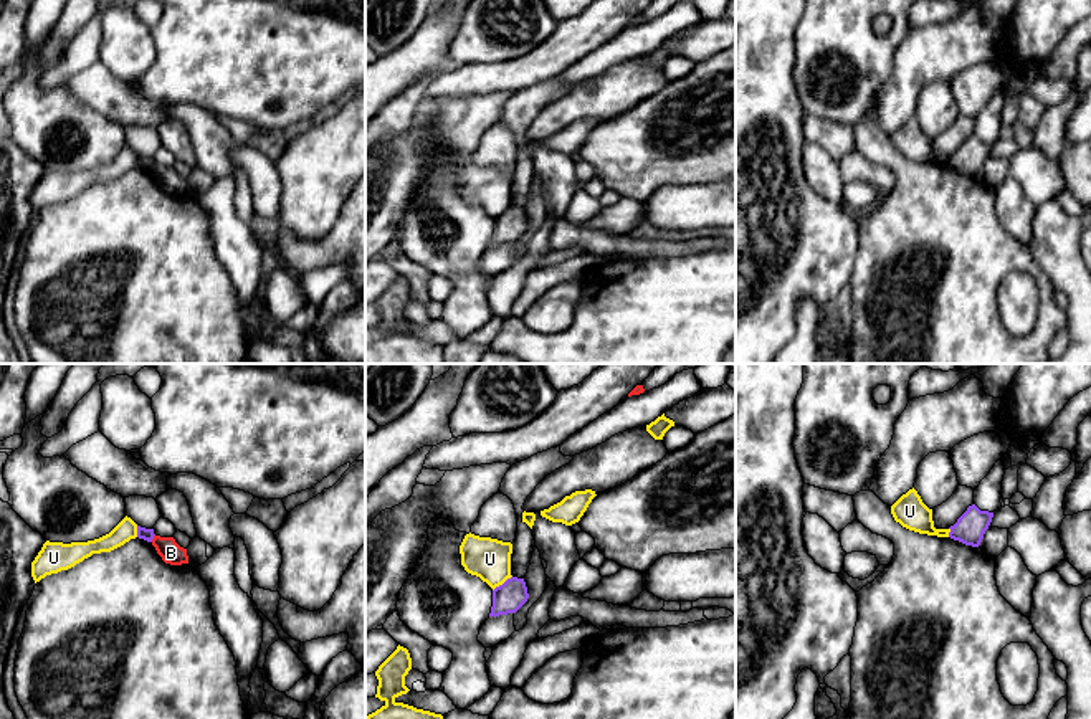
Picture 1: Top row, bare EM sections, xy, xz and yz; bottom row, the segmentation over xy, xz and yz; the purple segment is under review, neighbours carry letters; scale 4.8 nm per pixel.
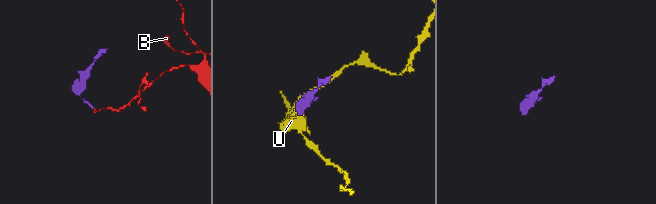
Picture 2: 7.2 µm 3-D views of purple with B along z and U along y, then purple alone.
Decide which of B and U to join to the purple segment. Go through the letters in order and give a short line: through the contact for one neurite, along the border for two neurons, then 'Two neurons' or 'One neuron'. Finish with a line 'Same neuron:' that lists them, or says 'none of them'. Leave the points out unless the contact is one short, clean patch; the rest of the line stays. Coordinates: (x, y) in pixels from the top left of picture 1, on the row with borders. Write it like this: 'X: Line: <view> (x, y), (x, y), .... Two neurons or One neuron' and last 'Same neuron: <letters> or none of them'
B: Line: xy (154, 534), (151, 541). Two neurons
U: Line: xz (511, 576), (493, 590). Two neurons
Same neuron: none of them

